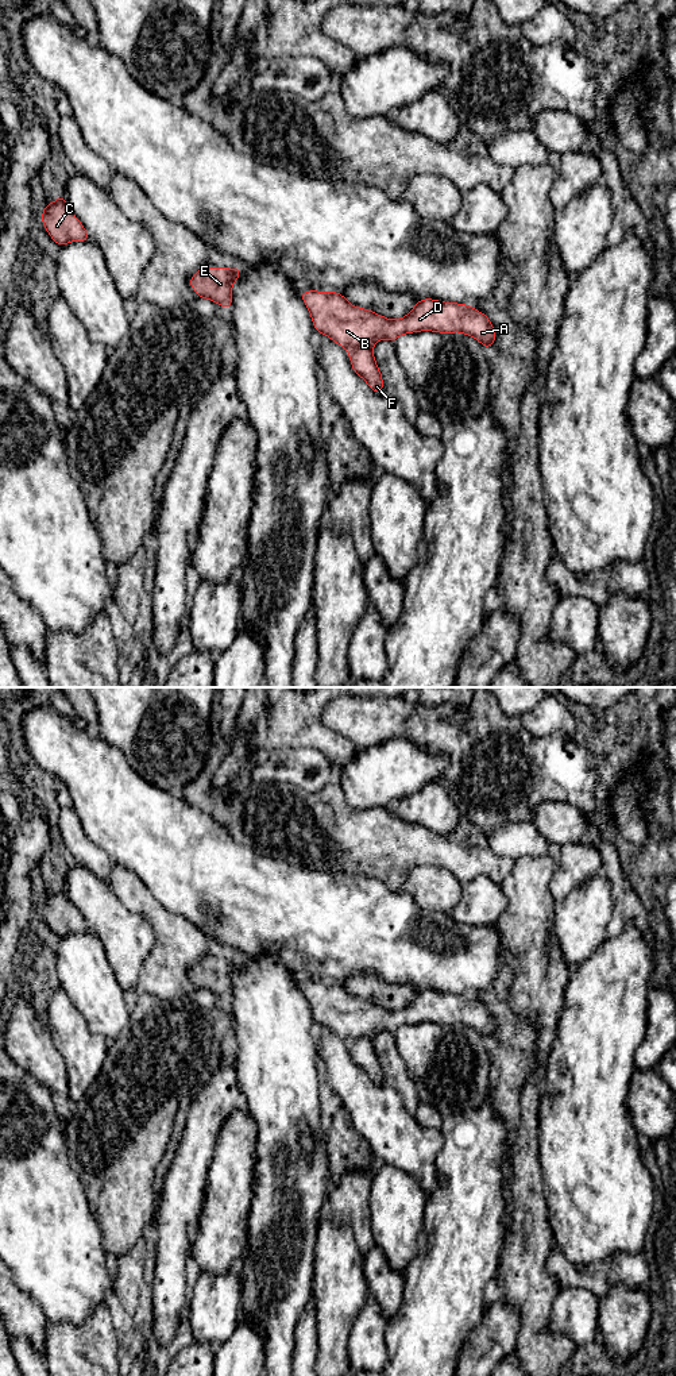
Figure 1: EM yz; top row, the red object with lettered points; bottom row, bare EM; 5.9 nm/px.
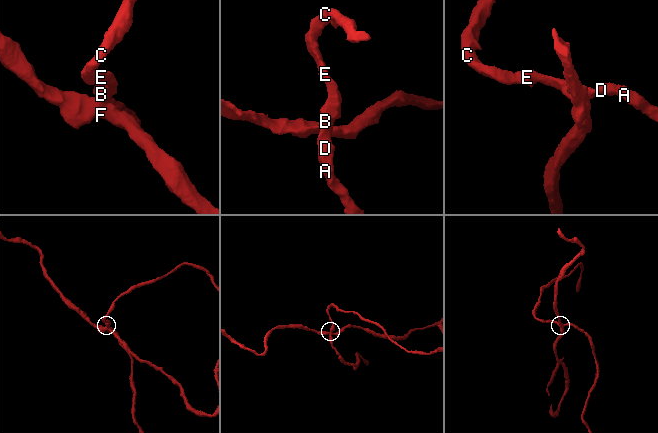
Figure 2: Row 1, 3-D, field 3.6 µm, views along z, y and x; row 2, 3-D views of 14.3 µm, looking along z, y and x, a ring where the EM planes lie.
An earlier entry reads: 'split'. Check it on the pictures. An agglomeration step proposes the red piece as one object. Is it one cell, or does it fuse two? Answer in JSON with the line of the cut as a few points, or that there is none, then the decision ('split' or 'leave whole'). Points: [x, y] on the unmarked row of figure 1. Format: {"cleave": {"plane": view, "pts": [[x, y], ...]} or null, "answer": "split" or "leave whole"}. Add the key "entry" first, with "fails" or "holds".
{"entry": "holds", "cleave": {"plane": "yz", "pts": [[371, 1037], [355, 1037], [350, 1043]]}, "answer": "split"}

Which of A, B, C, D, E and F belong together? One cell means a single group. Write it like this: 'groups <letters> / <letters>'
groups A B C D E / F

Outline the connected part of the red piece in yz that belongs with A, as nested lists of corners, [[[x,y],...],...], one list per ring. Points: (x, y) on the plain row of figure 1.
[[[306,982],[298,986],[312,1006],[314,1021],[347,1042],[372,1038],[379,1030],[395,1034],[399,1026],[418,1022],[461,1024],[475,1029],[486,1041],[497,1030],[490,1010],[470,995],[421,990],[405,1009],[391,1011],[351,997],[343,984]]]

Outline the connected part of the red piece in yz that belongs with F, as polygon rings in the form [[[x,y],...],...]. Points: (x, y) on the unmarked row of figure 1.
[[[359,1037],[349,1042],[354,1063],[362,1068],[375,1086],[383,1083],[383,1069],[374,1049],[372,1038]]]

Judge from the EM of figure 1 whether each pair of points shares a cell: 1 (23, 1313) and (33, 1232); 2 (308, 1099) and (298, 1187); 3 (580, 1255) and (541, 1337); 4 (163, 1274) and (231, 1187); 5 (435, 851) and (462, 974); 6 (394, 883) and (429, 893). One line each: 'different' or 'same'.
1: different
2: same
3: different
4: different
5: different
6: different

